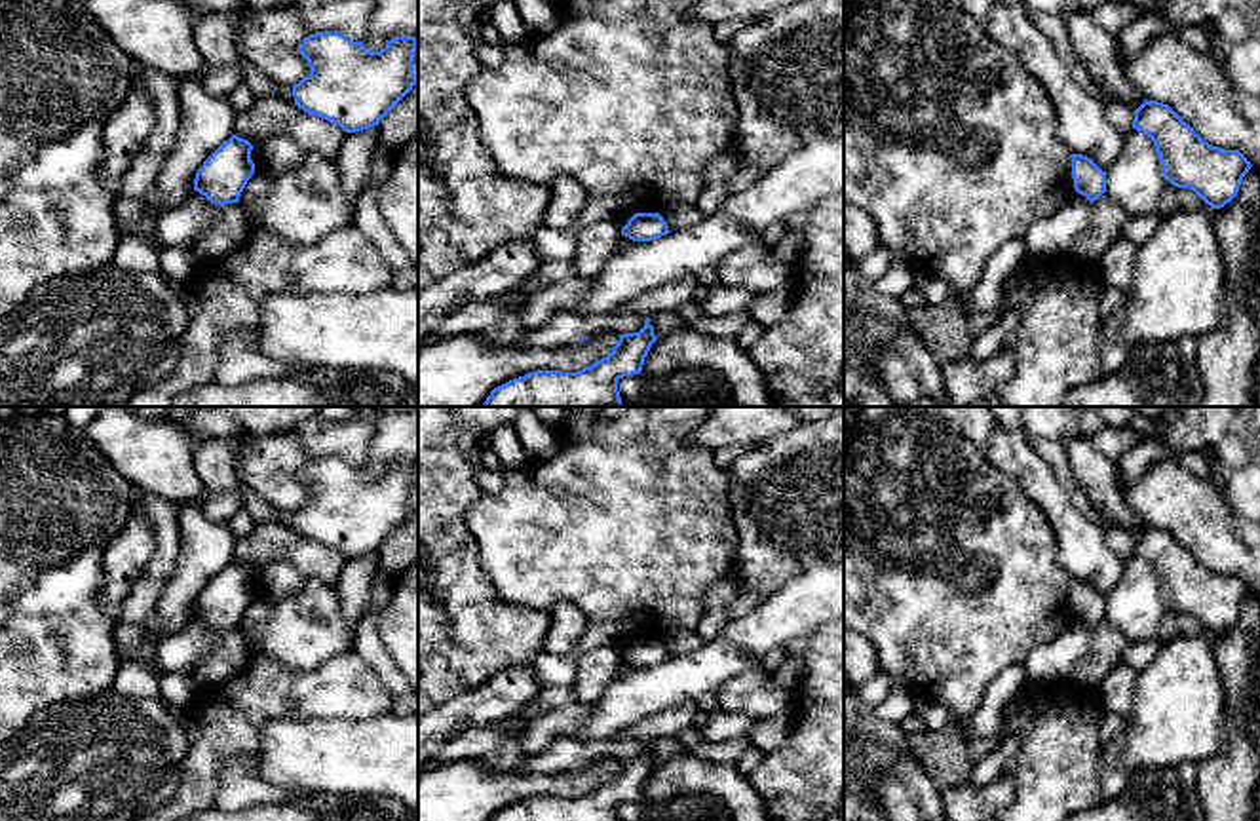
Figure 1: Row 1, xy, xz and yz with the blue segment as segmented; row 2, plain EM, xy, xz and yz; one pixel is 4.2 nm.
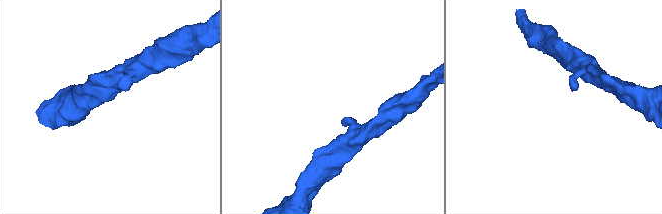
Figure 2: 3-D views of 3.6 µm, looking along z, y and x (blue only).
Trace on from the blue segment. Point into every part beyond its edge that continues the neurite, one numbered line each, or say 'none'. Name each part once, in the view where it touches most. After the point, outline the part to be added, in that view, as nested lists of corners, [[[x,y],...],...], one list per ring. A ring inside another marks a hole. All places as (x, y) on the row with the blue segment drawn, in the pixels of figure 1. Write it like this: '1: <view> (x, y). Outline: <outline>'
none

